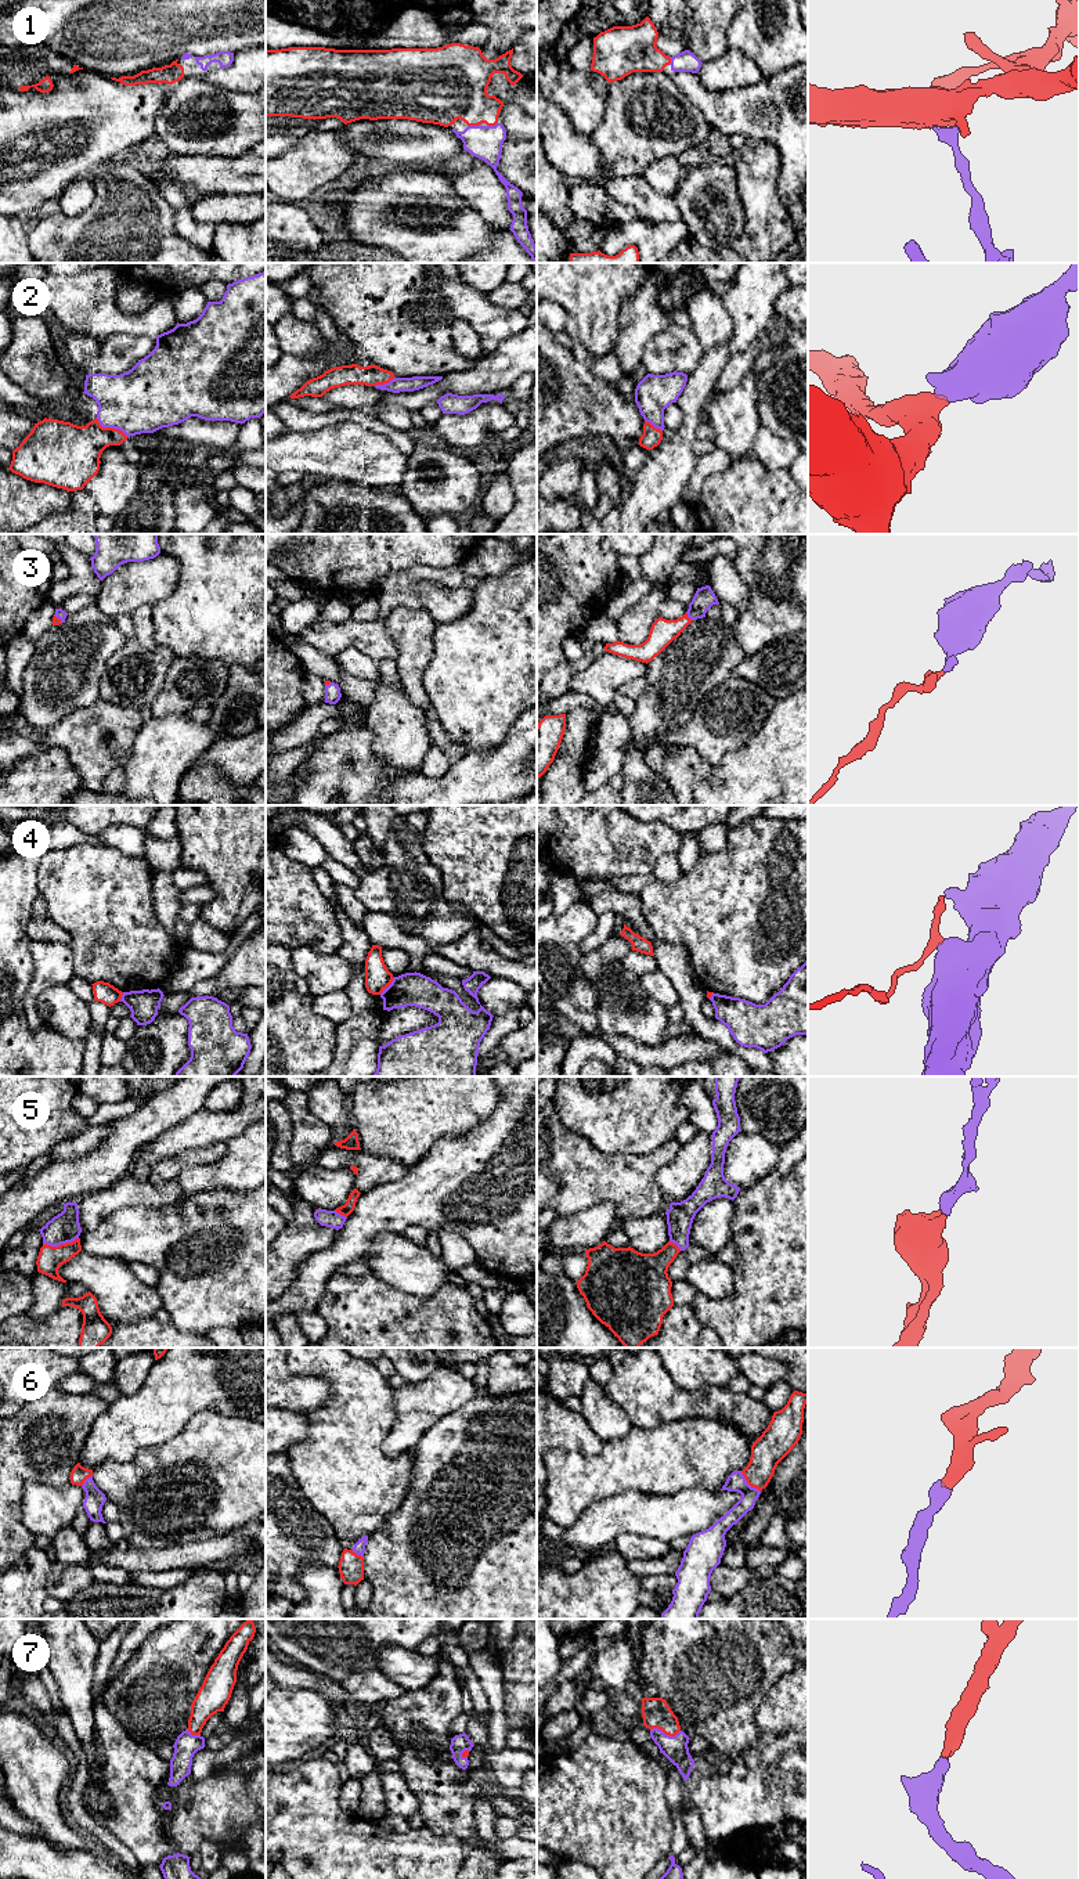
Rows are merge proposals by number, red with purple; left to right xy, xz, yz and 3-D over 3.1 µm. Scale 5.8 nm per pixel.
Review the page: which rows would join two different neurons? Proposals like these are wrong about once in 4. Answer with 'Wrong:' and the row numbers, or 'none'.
Wrong: 4

